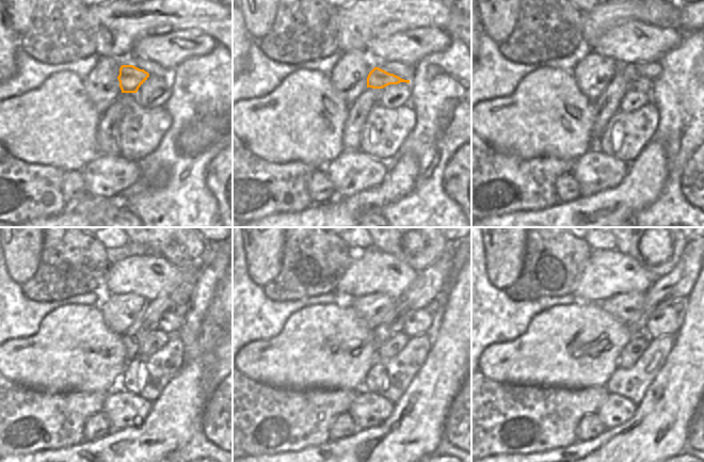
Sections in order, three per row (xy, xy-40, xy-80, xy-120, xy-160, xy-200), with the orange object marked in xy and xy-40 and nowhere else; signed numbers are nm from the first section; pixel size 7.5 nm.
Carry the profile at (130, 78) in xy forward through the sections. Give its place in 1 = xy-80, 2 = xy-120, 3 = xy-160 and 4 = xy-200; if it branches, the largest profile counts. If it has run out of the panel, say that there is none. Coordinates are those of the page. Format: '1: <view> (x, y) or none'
1: xy-80 (643, 83)
2: xy-120 (171, 322)
3: xy-160 (418, 323)
4: xy-200 (666, 321)

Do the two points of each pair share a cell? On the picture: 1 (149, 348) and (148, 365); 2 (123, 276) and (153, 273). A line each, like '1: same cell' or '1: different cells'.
1: different cells
2: same cell

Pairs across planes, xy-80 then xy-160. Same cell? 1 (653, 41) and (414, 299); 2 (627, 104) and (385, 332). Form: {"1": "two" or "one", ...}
{"1": "two", "2": "two"}

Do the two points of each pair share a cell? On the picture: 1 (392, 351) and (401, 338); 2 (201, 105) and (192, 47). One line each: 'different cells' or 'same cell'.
1: same cell
2: different cells

